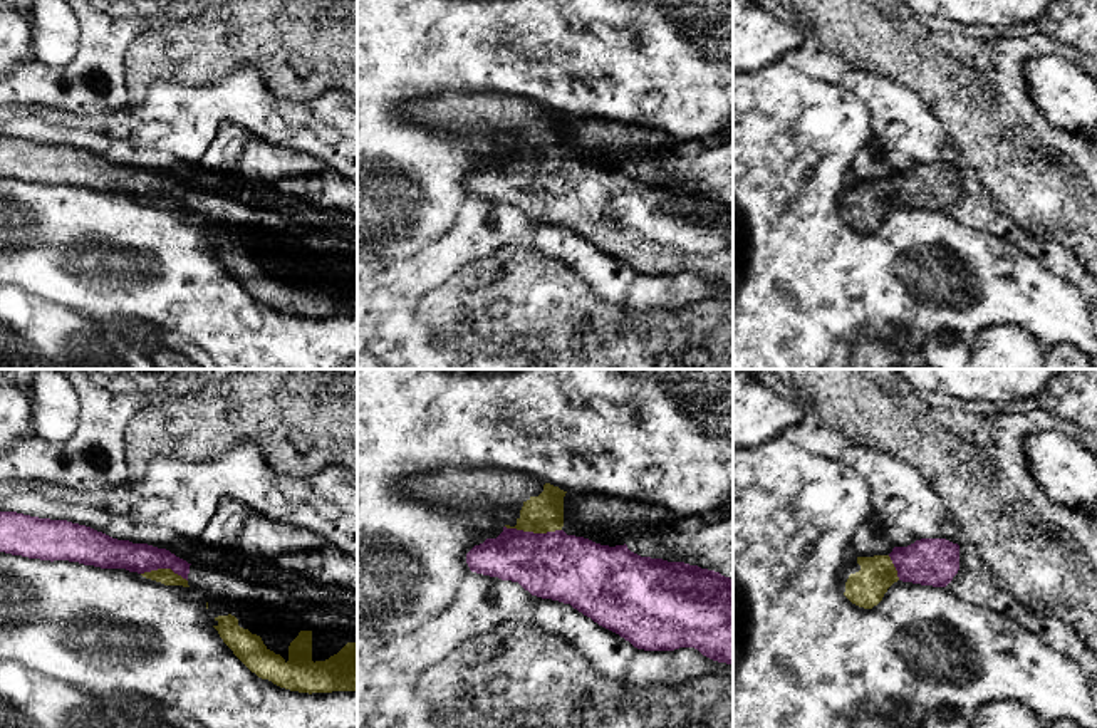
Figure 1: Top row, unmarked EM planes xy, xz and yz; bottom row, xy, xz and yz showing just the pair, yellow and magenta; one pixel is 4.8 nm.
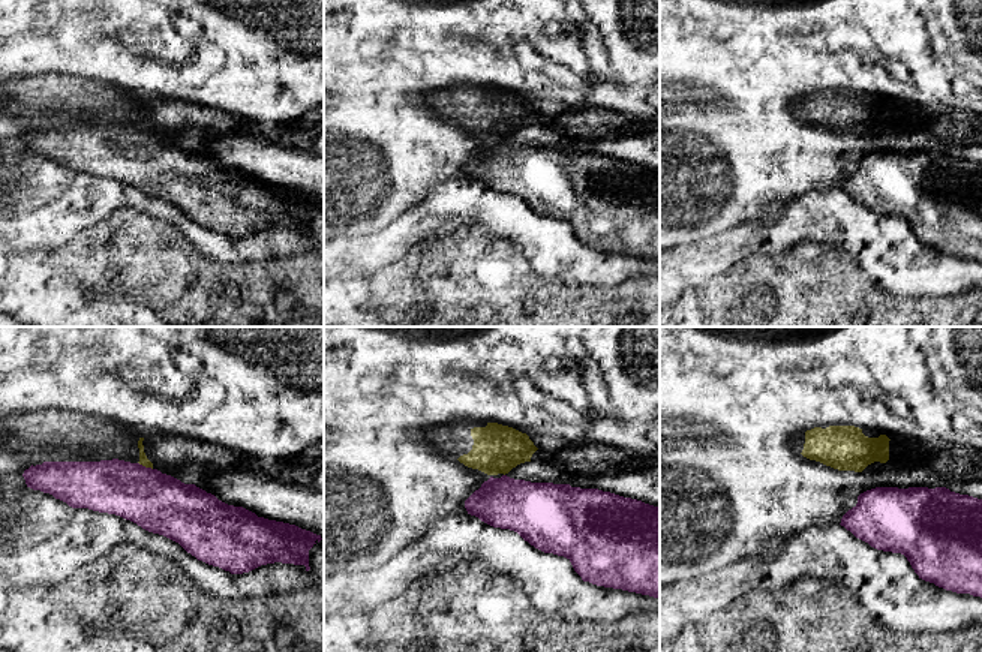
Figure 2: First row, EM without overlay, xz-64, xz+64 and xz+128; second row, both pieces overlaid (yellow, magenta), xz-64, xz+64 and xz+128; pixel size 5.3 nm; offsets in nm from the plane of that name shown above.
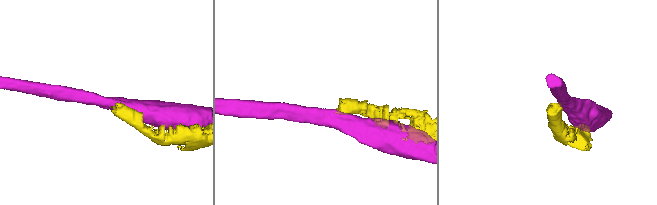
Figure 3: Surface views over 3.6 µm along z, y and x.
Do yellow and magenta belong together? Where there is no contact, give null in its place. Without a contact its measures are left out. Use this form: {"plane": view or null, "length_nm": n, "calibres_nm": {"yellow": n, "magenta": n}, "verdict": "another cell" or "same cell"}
{"plane": "xz", "length_nm": 280, "calibres_nm": {"yellow": 180, "magenta": 320}, "verdict": "another cell"}

